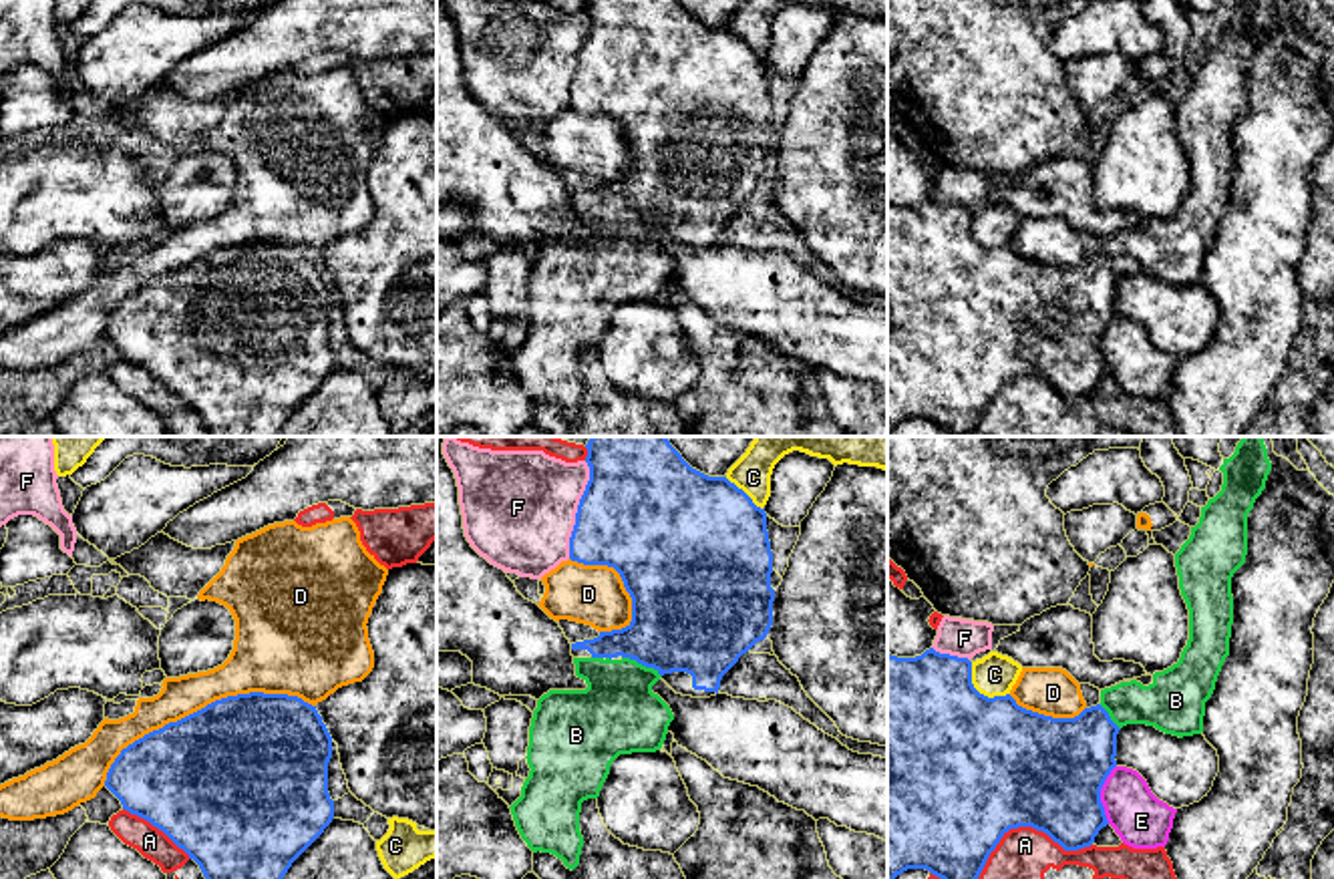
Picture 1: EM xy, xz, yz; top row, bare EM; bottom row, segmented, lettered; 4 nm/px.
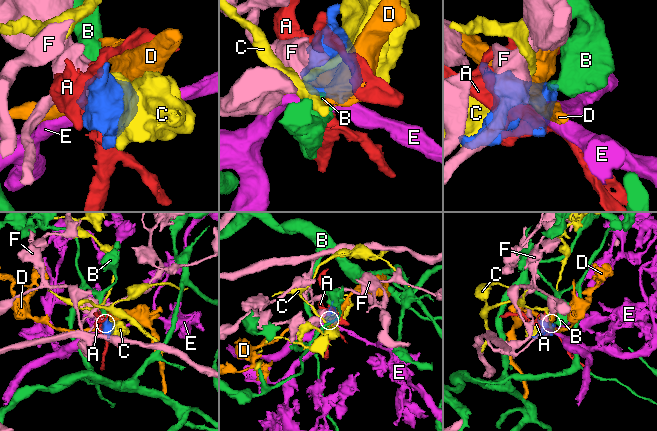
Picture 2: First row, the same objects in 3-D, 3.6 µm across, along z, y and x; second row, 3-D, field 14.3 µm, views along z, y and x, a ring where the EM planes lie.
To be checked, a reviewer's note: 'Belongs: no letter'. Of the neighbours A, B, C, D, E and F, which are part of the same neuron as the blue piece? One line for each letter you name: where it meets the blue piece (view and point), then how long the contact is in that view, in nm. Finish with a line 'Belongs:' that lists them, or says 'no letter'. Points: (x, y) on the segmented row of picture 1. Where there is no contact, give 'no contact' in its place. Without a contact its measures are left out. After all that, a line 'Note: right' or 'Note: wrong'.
B: contact xz (642, 664); length 180 nm
Belongs: B
Note: wrong

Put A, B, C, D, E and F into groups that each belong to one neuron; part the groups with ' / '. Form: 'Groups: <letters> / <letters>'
Groups: A / B / C / D / E / F

